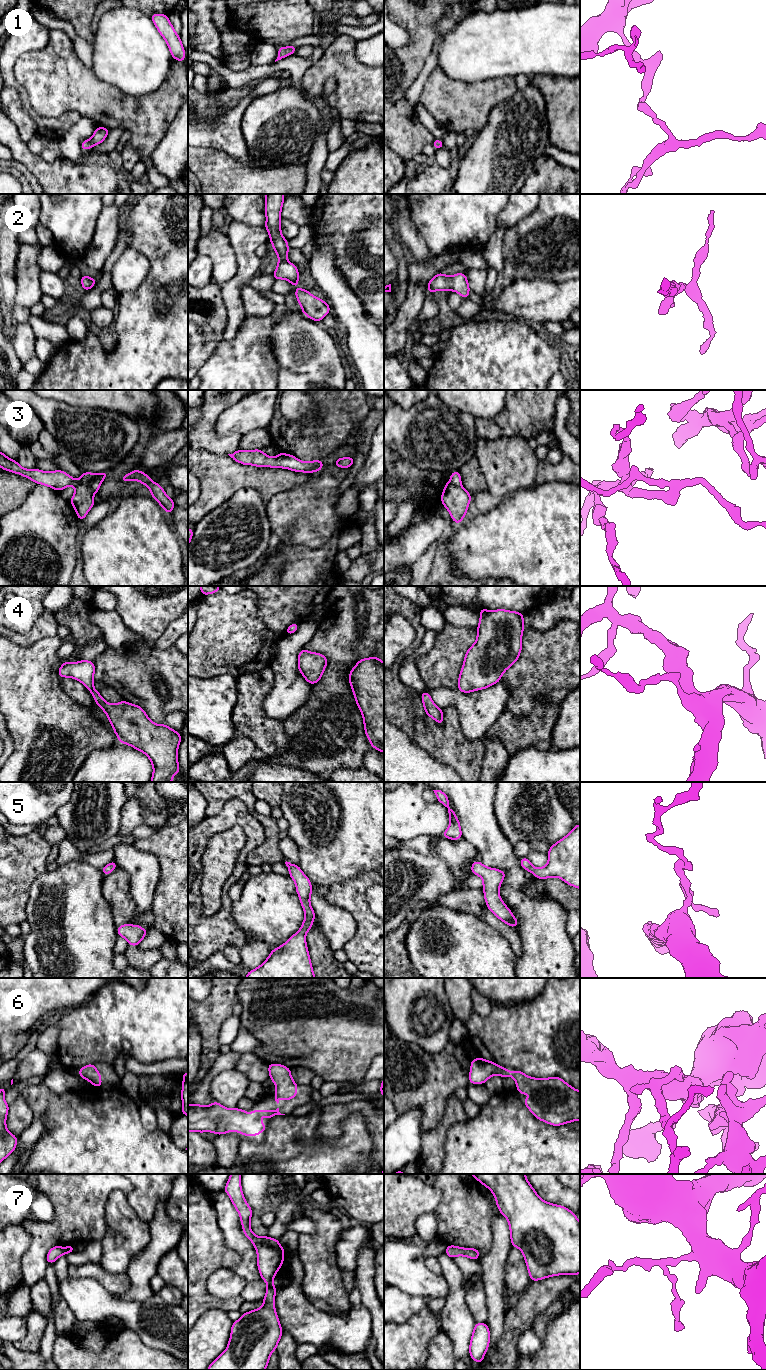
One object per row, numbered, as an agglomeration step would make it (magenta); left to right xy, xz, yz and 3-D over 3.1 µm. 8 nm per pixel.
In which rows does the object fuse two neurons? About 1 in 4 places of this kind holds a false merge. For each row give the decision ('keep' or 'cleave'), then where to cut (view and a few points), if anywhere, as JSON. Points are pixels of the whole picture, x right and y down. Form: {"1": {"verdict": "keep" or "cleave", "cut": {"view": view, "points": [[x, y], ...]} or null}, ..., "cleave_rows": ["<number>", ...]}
{"1": {"verdict": "keep", "cut": null}, "2": {"verdict": "keep", "cut": null}, "3": {"verdict": "cleave", "cut": {"view": "xy", "points": [[75, 486], [86, 484], [94, 492]]}}, "4": {"verdict": "keep", "cut": null}, "5": {"verdict": "keep", "cut": null}, "6": {"verdict": "keep", "cut": null}, "7": {"verdict": "keep", "cut": null}, "cleave_rows": ["3"]}

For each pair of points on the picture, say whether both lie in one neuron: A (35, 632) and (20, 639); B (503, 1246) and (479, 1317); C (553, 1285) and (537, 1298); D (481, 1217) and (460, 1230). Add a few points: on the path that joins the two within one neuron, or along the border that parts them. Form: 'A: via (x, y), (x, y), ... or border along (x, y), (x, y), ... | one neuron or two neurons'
A: via (31, 636), (24, 639) | one neuron
B: border along (481, 1280), (484, 1286), (487, 1322) | two neurons
C: via (549, 1289), (541, 1294) | one neuron
D: via (476, 1217), (473, 1217), (465, 1225) | one neuron

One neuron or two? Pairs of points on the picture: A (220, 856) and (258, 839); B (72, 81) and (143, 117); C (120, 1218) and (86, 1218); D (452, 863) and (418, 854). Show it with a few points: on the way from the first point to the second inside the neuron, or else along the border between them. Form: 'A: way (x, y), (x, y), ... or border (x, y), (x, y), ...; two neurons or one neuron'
A: border (237, 825), (245, 836), (245, 844), (233, 867); two neurons
B: way (90, 97), (110, 108), (125, 111); one neuron
C: border (109, 1195), (105, 1205), (106, 1233), (101, 1239); two neurons
D: way (444, 863), (426, 862); one neuron

